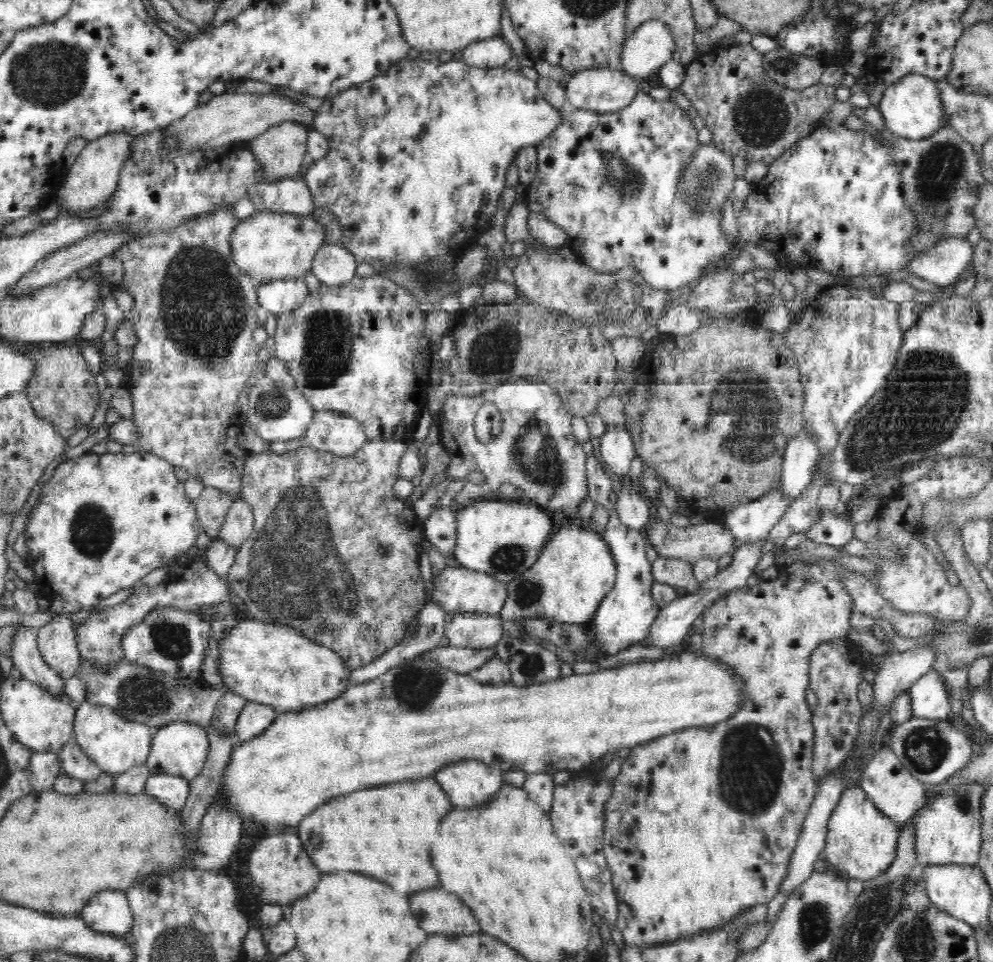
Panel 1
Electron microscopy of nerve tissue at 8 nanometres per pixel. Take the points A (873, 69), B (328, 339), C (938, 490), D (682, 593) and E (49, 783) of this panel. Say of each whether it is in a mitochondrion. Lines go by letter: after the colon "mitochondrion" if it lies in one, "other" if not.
A: other
B: mitochondrion
C: other
D: other
E: other

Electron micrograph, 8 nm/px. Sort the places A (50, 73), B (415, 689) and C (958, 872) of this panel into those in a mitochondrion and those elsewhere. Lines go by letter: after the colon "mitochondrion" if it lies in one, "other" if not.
A: mitochondrion
B: mitochondrion
C: other

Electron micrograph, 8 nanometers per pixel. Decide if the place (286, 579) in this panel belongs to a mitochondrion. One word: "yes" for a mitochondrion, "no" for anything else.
yes

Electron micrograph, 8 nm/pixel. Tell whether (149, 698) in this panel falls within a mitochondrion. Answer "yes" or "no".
yes

